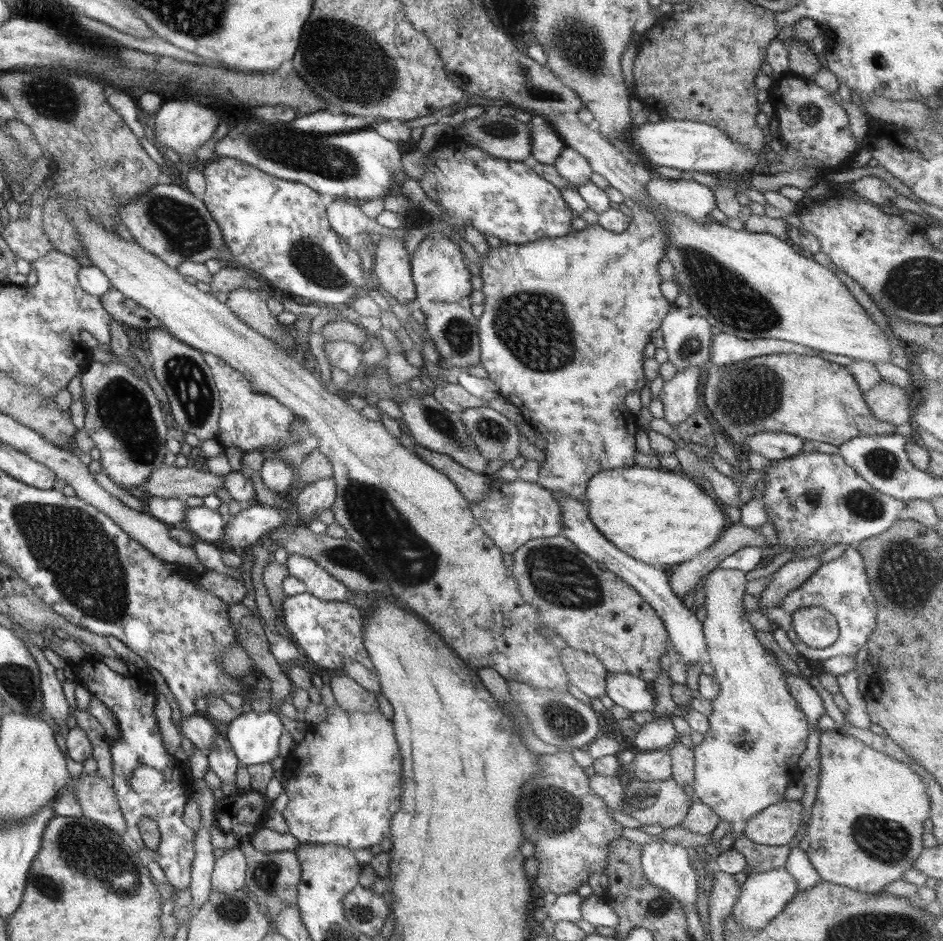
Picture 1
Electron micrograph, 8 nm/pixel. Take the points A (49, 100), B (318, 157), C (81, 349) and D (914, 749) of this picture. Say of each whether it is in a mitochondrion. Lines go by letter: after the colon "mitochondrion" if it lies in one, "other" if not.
A: mitochondrion
B: mitochondrion
C: other
D: other

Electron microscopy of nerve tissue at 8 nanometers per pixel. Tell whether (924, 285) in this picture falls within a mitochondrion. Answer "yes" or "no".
yes

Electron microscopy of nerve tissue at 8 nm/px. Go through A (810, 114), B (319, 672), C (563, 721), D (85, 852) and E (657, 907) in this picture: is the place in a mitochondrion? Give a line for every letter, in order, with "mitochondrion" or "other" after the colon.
A: mitochondrion
B: other
C: mitochondrion
D: mitochondrion
E: mitochondrion

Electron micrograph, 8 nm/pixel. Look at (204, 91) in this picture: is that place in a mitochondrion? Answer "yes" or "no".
no

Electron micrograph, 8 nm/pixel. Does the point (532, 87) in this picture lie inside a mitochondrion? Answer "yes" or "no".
yes

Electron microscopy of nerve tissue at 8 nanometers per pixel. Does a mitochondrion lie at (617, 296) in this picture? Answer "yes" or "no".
no

